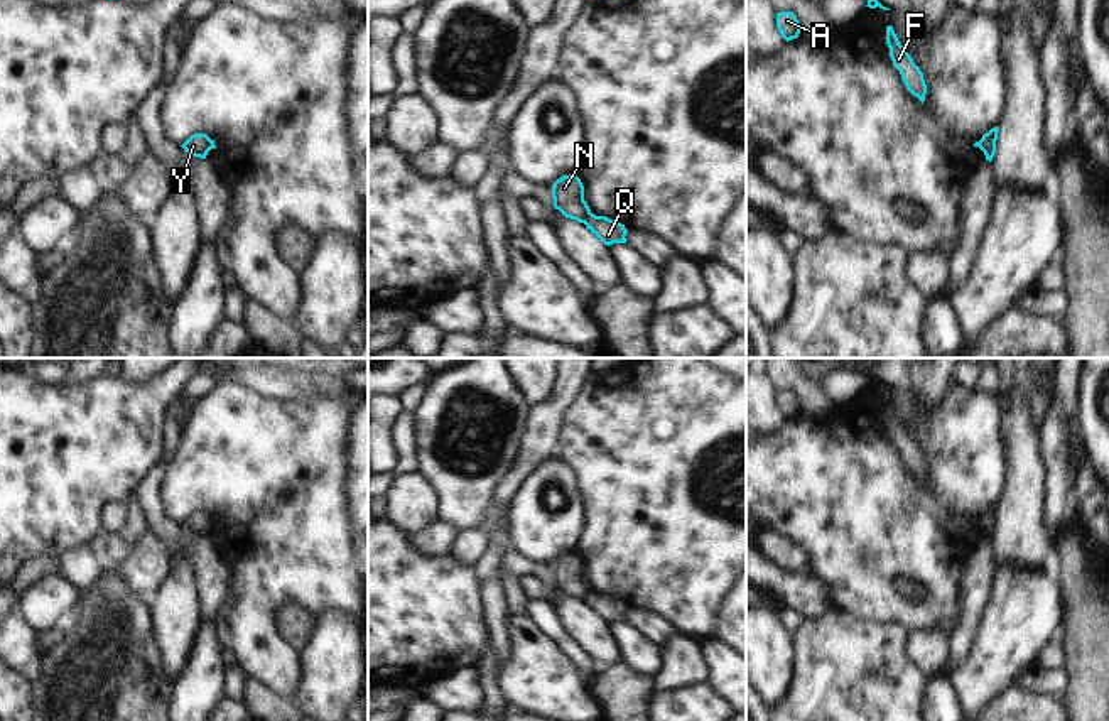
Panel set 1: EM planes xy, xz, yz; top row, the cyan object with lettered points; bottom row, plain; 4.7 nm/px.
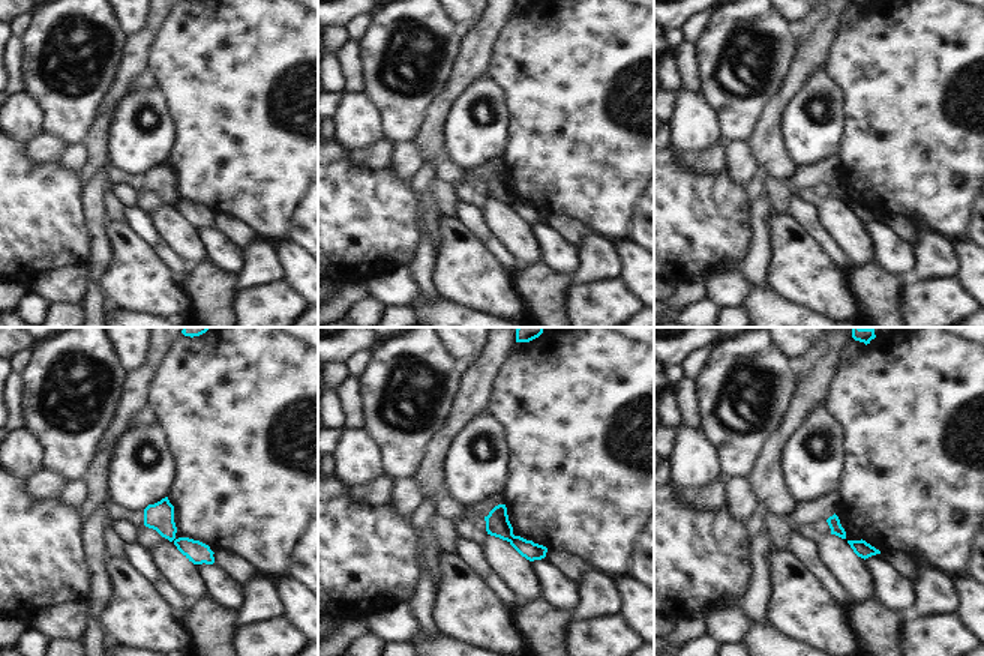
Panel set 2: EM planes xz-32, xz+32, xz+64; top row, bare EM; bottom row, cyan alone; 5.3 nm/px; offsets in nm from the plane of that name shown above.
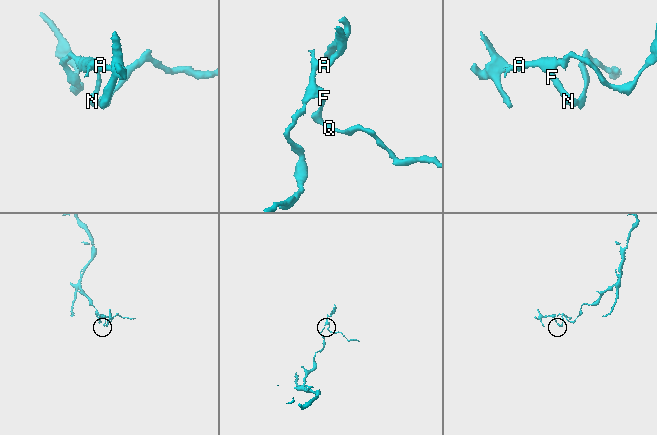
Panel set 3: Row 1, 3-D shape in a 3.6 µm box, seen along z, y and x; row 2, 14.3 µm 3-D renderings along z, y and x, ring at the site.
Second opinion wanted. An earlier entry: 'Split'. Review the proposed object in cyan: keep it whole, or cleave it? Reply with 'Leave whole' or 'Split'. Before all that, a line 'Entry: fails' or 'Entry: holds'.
Entry: holds
Split.

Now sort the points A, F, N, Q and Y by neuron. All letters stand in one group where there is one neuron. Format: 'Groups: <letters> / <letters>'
Groups: A F N Y / Q.

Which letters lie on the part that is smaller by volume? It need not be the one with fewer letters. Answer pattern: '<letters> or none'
Q.

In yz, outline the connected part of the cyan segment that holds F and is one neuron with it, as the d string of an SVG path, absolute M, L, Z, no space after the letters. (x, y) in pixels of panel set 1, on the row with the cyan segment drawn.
M891 25L886 27L886 44L890 47L893 66L900 71L906 89L923 103L927 95L923 73L900 44Z

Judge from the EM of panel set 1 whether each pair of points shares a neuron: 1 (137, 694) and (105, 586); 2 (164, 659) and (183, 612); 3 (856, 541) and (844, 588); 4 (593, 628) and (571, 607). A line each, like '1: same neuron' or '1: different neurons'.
1: same neuron
2: same neuron
3: same neuron
4: same neuron

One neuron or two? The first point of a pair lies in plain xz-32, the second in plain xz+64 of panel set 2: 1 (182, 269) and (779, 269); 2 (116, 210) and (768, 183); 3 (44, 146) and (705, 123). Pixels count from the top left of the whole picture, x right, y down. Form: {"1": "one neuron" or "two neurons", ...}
{"1": "two neurons", "2": "one neuron", "3": "two neurons"}

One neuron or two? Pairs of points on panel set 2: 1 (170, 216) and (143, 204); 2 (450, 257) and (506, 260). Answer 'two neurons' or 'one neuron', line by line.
1: two neurons
2: two neurons

